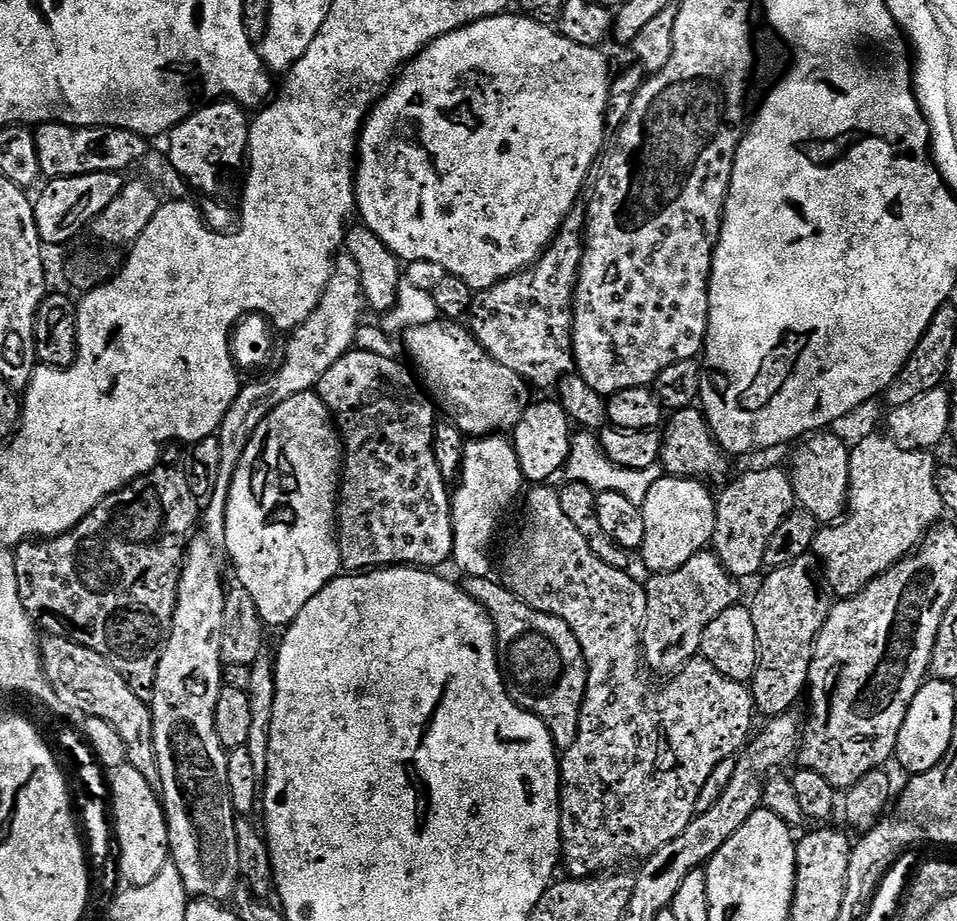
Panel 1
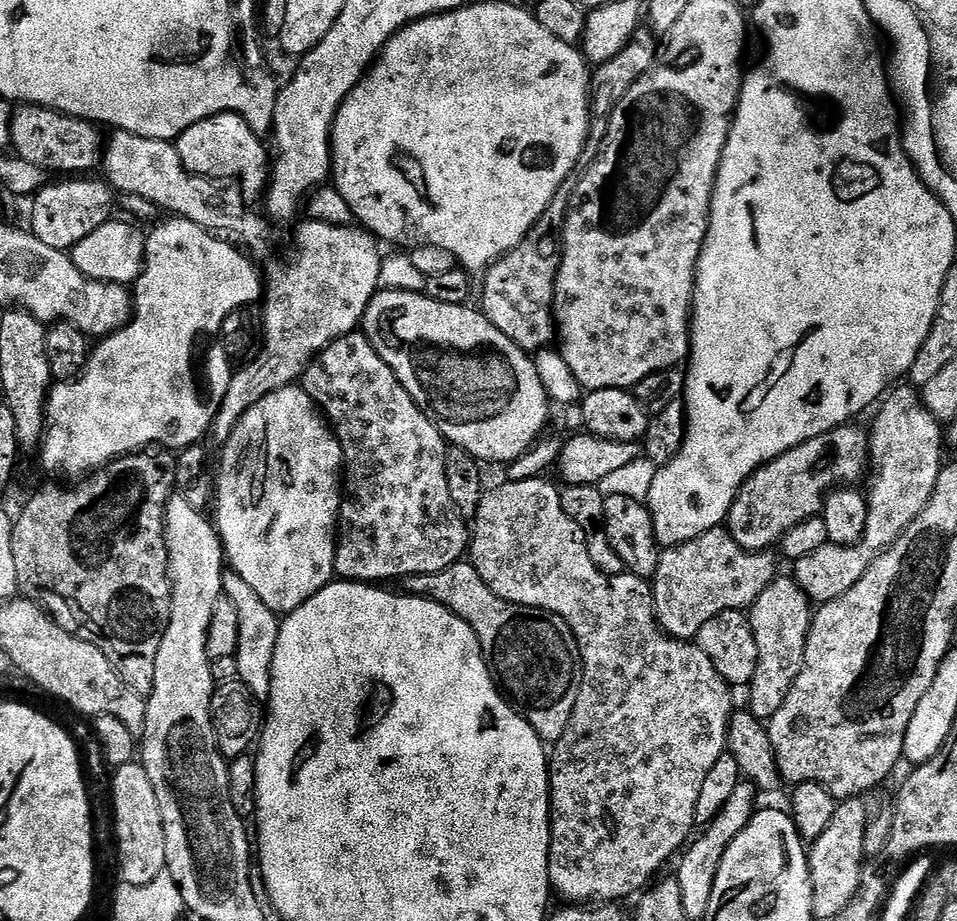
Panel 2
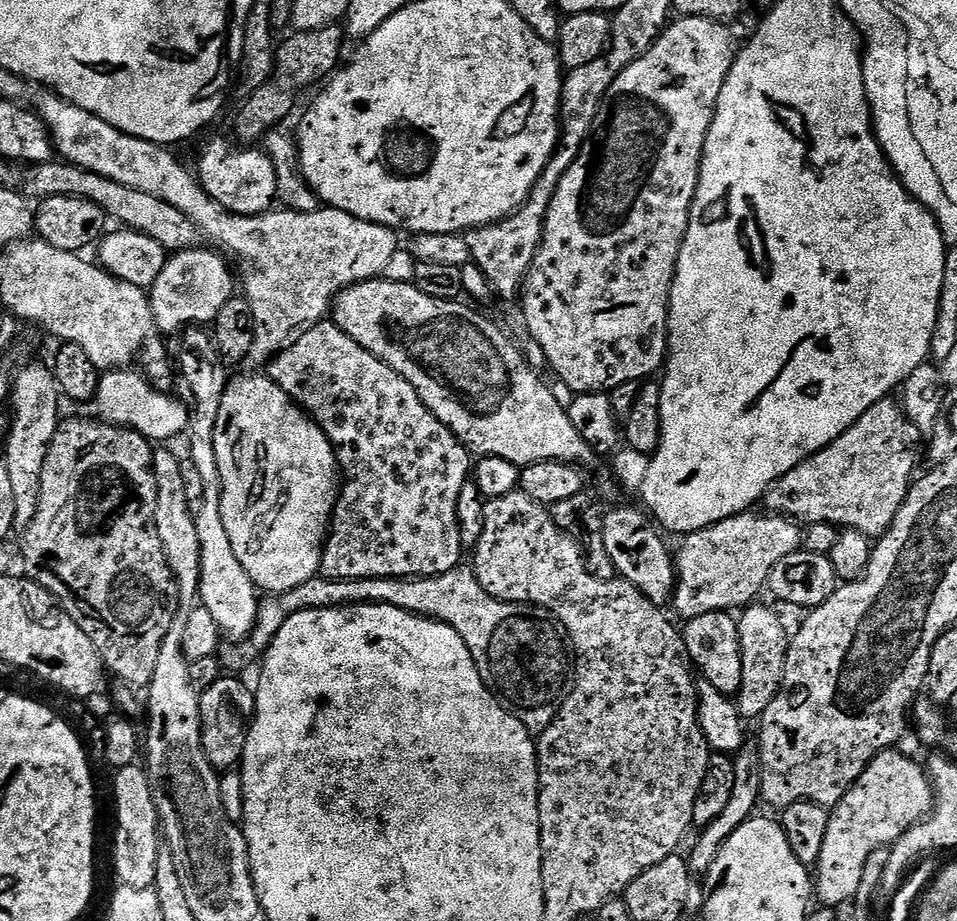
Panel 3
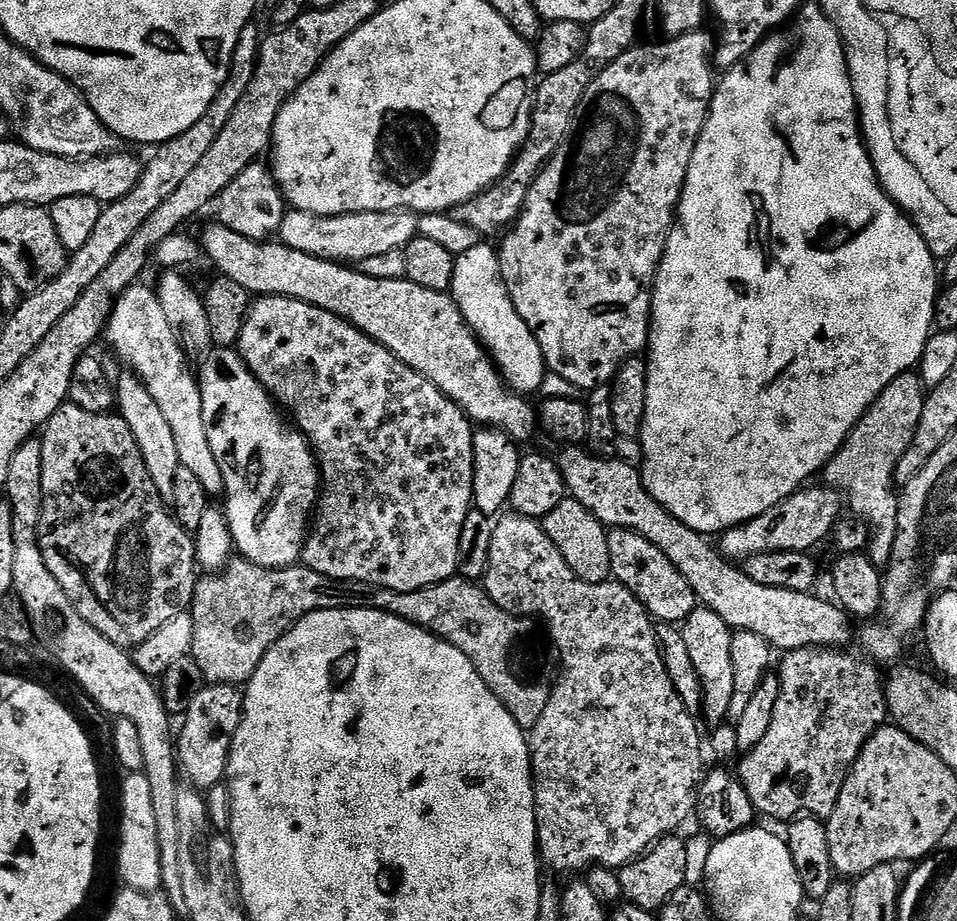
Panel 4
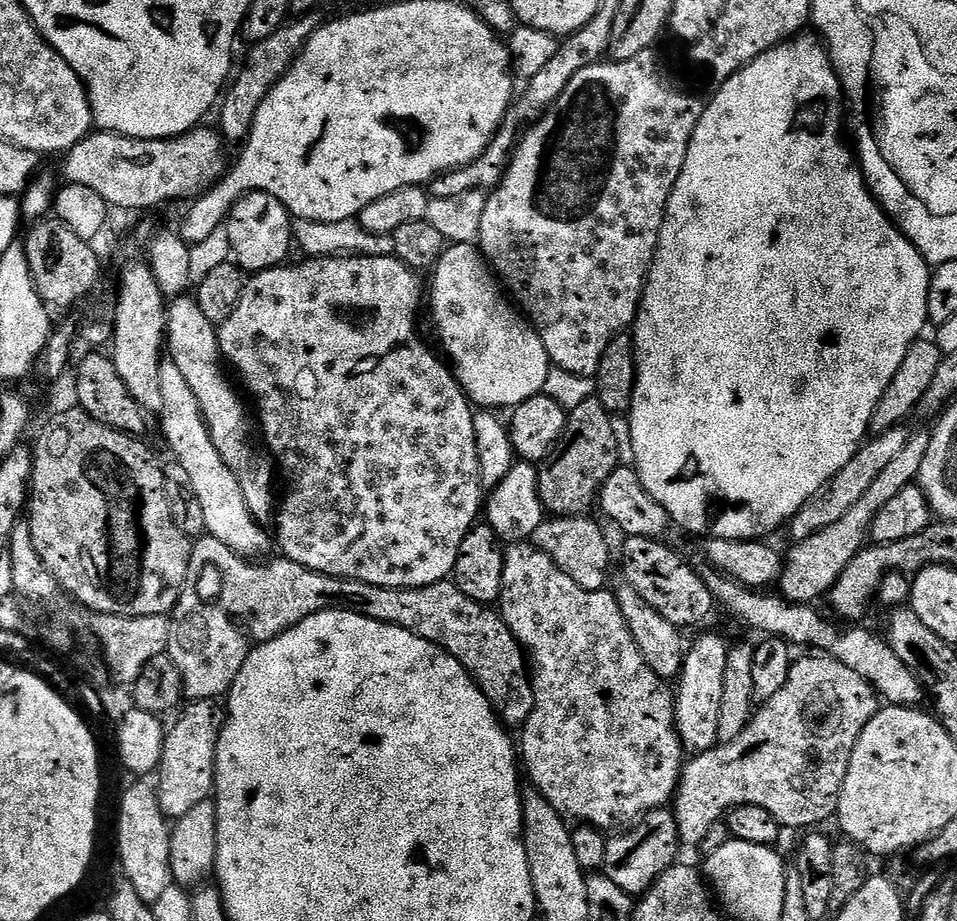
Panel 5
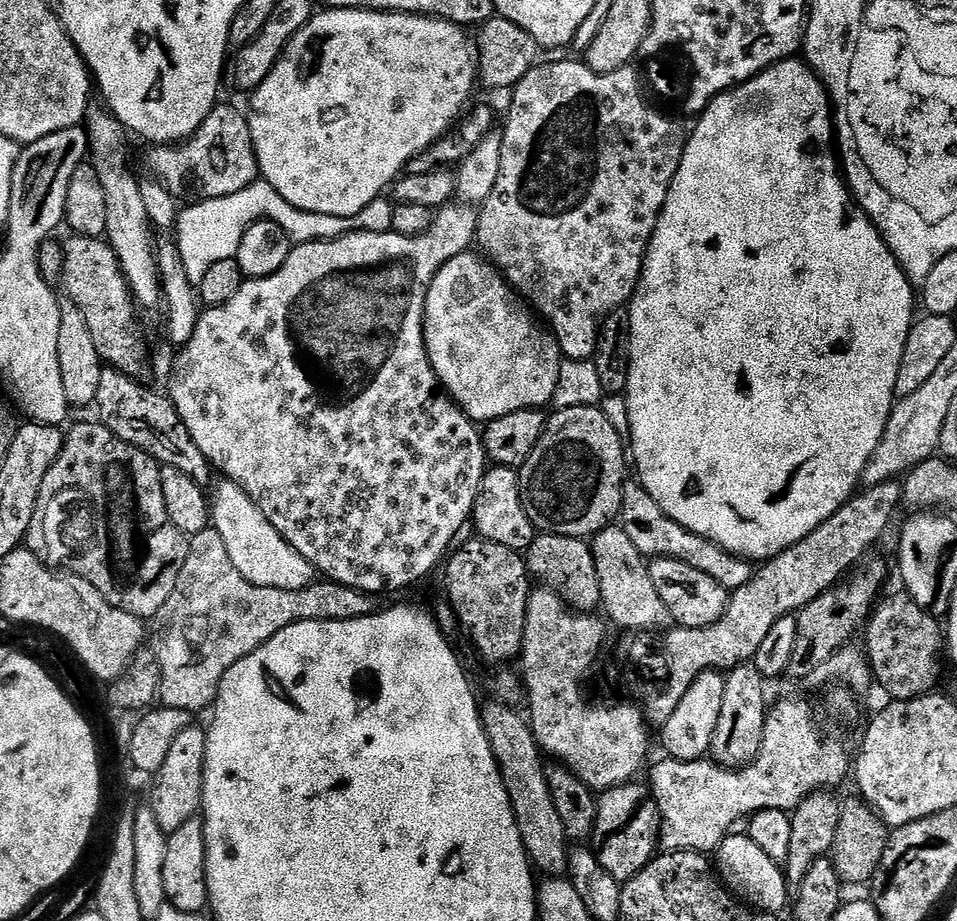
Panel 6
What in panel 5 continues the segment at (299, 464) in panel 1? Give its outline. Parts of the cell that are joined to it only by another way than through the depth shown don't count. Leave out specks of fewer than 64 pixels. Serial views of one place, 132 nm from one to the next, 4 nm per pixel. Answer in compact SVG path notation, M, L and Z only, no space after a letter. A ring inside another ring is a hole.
M192 294L175 297L167 305L167 309L166 352L170 362L178 366L178 371L185 376L190 390L194 390L194 398L198 398L198 406L204 415L204 423L208 426L210 438L218 454L222 454L222 462L226 462L226 466L230 466L230 470L238 478L242 486L242 498L246 498L250 514L257 522L271 521L274 516L274 500L272 504L274 464L267 455L256 456L255 446L248 441L248 435L252 432L251 426L248 425L248 412L240 401L241 393L239 391L236 393L232 389L231 382L224 377L225 365L220 355L217 325L212 324L210 318L206 318L206 314L202 314L195 295Z

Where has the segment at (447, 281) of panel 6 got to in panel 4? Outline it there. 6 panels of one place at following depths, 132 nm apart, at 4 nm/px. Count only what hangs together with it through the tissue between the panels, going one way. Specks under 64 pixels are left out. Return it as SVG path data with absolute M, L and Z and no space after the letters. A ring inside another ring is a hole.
M477 242L471 250L466 250L466 254L456 257L450 295L470 330L496 361L504 383L514 392L536 394L546 373L542 346L538 346L538 338L534 338L530 326L522 322L522 314L514 310L514 302L510 302L510 294L502 278L499 251L488 244L491 243Z

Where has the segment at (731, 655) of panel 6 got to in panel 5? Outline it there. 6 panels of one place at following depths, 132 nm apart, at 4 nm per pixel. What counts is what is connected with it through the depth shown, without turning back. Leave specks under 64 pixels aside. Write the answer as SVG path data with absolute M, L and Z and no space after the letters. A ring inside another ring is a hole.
M913 431L908 437L906 446L898 453L898 458L890 462L890 466L878 474L878 482L866 490L862 502L856 503L846 514L846 518L838 518L834 526L826 526L826 530L818 530L818 534L810 534L810 538L795 541L792 549L786 552L784 569L778 581L778 592L783 599L794 604L812 604L816 599L827 597L833 586L838 582L842 570L850 566L860 549L865 547L869 539L871 524L875 515L882 510L886 502L892 501L906 487L917 483L922 470L922 458L926 458L926 450L930 446L930 435L927 431Z

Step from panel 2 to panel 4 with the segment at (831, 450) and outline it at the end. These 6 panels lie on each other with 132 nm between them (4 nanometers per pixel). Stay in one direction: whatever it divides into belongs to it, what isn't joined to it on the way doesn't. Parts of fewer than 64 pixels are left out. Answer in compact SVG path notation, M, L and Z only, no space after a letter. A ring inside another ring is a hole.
M915 371L903 372L898 374L898 378L894 378L894 382L890 382L890 386L886 386L886 390L882 390L882 394L878 394L878 398L868 407L868 413L856 423L854 430L848 436L848 443L837 452L836 456L822 469L822 477L824 476L823 483L831 486L842 493L843 499L846 501L846 508L848 508L853 517L859 521L864 521L871 528L871 540L868 543L866 554L874 562L874 566L878 569L885 569L888 567L890 558L894 554L894 538L898 534L898 510L900 509L900 497L897 489L894 487L896 484L896 467L898 462L902 462L902 454L906 454L906 450L910 450L910 442L914 442L914 434L918 430L918 422L922 422L922 406L924 405L924 397L926 389L924 383L920 381L919 375Z

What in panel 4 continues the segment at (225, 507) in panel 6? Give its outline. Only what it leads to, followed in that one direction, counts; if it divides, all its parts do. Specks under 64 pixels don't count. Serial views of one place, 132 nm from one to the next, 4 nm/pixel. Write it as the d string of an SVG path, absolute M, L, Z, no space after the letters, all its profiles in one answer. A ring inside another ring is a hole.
M137 282L125 292L115 297L112 306L112 315L108 317L106 329L106 340L116 351L116 356L124 364L129 364L131 371L143 382L146 390L150 390L150 398L158 402L158 410L162 410L162 415L166 417L166 422L170 426L171 433L174 434L174 443L178 446L178 458L180 466L192 470L194 475L201 482L201 486L209 497L219 497L224 491L224 479L222 470L218 470L218 462L214 462L214 453L210 451L210 442L206 442L206 426L202 426L202 394L197 377L188 369L189 357L184 351L177 331L166 322L165 311L159 302L157 293L150 287L143 288L143 283Z

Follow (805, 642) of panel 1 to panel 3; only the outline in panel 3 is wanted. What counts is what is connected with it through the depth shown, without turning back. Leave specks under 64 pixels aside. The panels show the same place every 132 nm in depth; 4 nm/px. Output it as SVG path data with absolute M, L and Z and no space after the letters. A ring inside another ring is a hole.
M760 603L749 604L739 613L736 621L738 640L742 646L742 686L734 699L740 715L748 722L759 721L770 702L774 702L774 698L780 693L790 639L790 628L780 621L779 614Z

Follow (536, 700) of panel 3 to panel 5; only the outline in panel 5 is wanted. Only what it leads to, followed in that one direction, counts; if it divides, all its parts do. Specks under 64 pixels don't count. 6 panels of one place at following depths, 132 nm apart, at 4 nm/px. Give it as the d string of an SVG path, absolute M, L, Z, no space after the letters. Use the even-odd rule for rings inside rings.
M204 534L193 543L184 592L178 598L168 621L170 634L167 650L168 657L181 672L183 695L189 701L219 701L227 697L234 678L238 678L238 670L242 670L242 662L246 662L246 658L253 650L254 642L265 644L267 640L273 640L275 636L280 636L298 622L319 612L343 610L357 612L383 624L405 628L410 634L426 638L430 643L438 645L442 651L449 652L468 671L472 681L492 703L505 725L523 726L530 718L534 710L534 690L530 668L526 663L525 649L520 647L495 607L474 602L474 598L466 598L466 594L462 594L462 590L451 579L440 580L436 584L421 588L387 588L327 576L306 566L298 566L298 562L293 560L279 559L269 559L269 564L265 568L255 568L252 565L255 563L230 550L226 542L218 542L218 538Z

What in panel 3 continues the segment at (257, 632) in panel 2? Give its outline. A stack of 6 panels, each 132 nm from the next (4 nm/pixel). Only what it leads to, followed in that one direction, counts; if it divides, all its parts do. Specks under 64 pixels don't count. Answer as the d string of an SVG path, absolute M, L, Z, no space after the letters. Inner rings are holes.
M189 325L177 333L178 352L174 354L176 365L177 397L189 409L186 436L189 436L191 461L200 475L204 486L204 505L196 517L198 542L202 551L200 563L199 603L209 610L218 622L221 633L236 640L243 641L251 635L259 620L260 596L258 589L238 561L238 556L230 543L221 514L221 475L214 451L214 425L218 418L222 394L228 381L226 366L217 354L216 343L209 331L197 325Z

